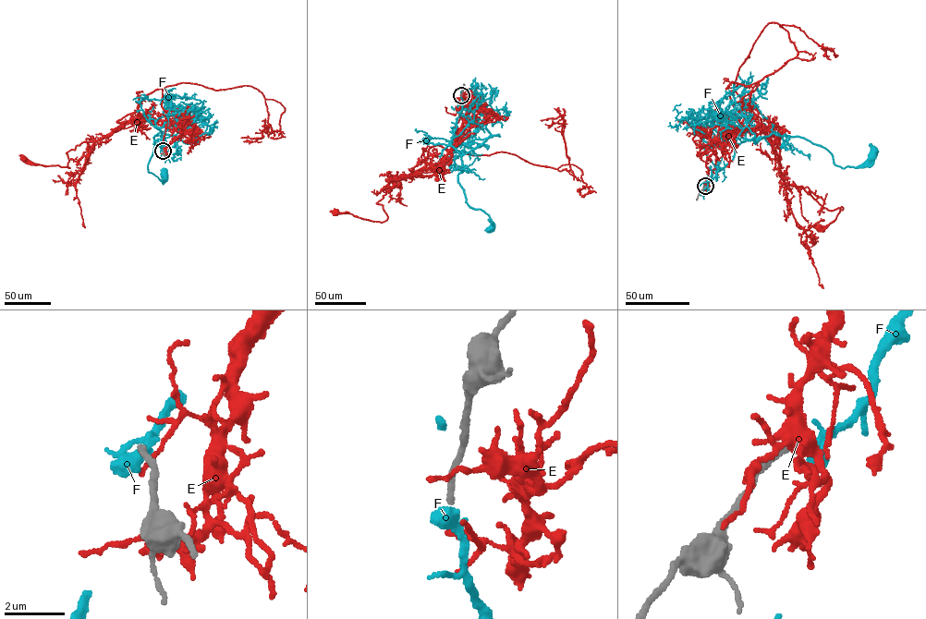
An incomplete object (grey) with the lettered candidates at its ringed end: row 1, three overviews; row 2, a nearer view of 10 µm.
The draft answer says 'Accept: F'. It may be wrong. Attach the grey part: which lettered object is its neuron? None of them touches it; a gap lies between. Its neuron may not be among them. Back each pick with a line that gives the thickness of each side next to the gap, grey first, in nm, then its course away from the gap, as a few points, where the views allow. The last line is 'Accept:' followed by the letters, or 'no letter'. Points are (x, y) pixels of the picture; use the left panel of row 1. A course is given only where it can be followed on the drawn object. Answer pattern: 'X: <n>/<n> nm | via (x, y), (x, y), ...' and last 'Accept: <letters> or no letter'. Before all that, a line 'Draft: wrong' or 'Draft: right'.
Draft: wrong
Accept: no letter

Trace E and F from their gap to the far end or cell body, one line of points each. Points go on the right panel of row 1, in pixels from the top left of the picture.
E: (707, 186), (711, 142), (761, 129), (783, 181), (803, 188), (829, 210), (842, 207), (818, 228)
F: (706, 186), (719, 163), (711, 145), (724, 138), (798, 137), (844, 168), (873, 151)

